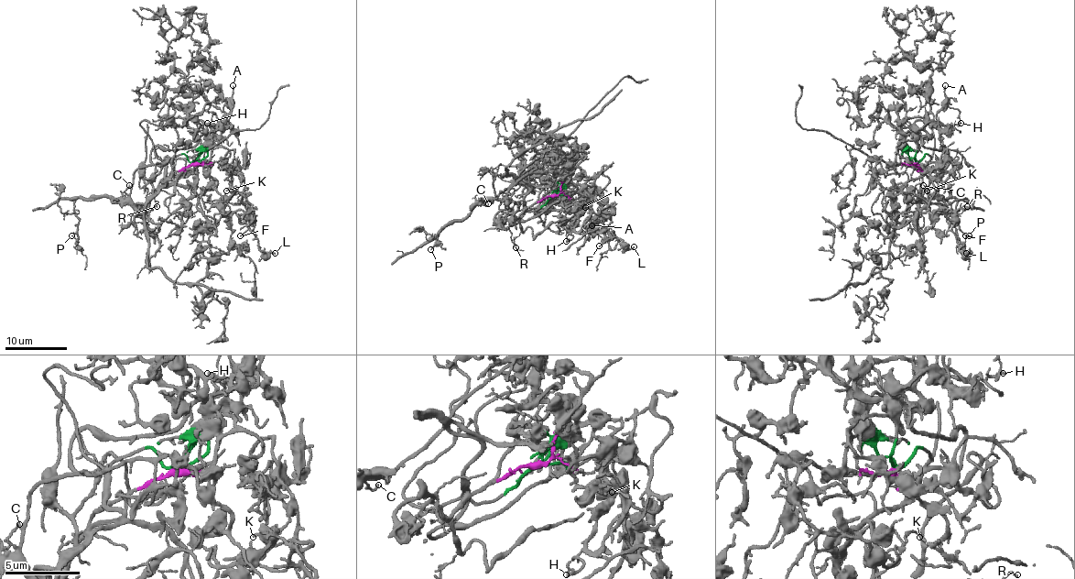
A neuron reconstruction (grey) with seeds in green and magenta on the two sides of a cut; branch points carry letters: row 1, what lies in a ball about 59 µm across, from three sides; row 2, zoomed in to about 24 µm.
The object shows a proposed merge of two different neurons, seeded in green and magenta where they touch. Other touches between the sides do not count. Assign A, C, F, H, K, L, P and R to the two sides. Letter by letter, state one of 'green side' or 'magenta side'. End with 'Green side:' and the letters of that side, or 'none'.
A: green side
C: magenta side
F: green side
H: green side
K: green side
L: green side
P: magenta side
R: magenta side
Green side: A, F, H, K, L

